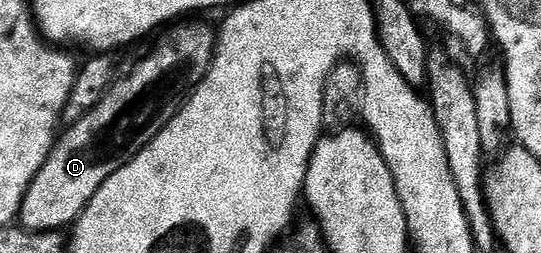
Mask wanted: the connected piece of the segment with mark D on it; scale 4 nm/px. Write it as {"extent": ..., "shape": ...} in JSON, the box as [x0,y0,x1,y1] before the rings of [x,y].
{"extent":[17,22,217,232],"shape":[[[199,22],[178,26],[171,28],[176,30],[168,29],[159,47],[144,62],[137,63],[123,79],[120,77],[90,112],[58,135],[47,162],[23,197],[17,219],[22,229],[63,232],[74,227],[97,188],[101,188],[113,172],[133,161],[135,155],[167,127],[169,120],[177,116],[189,97],[187,82],[197,87],[209,72],[217,41],[216,31]]]}

